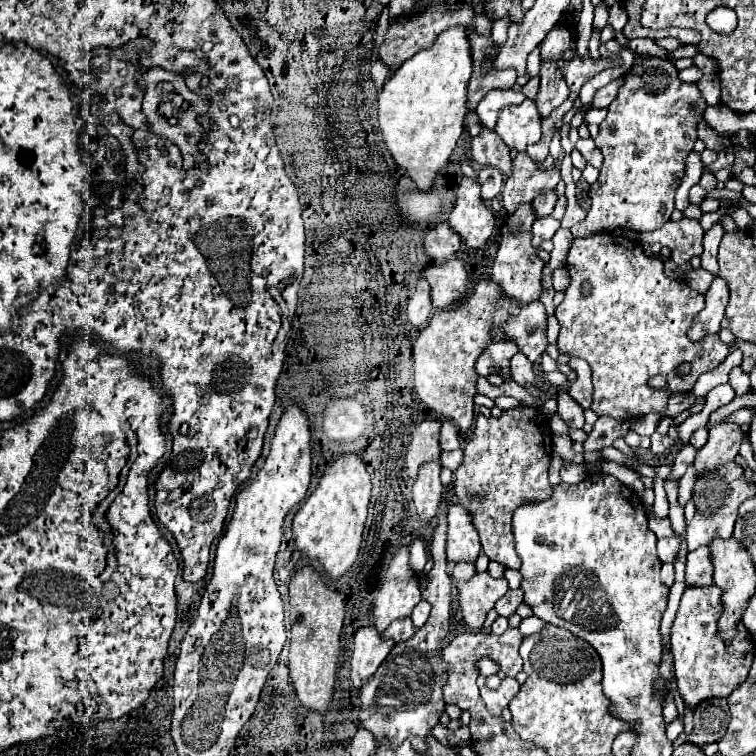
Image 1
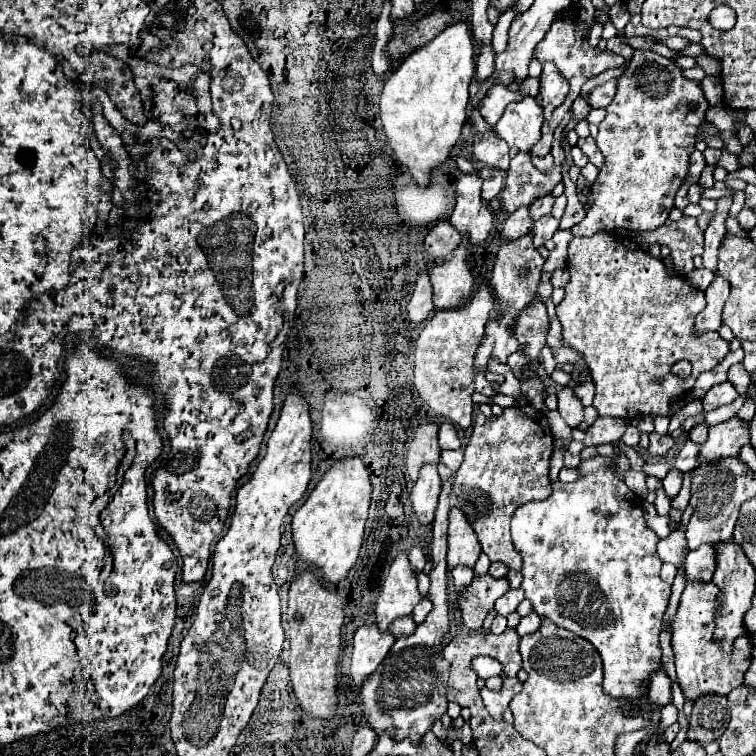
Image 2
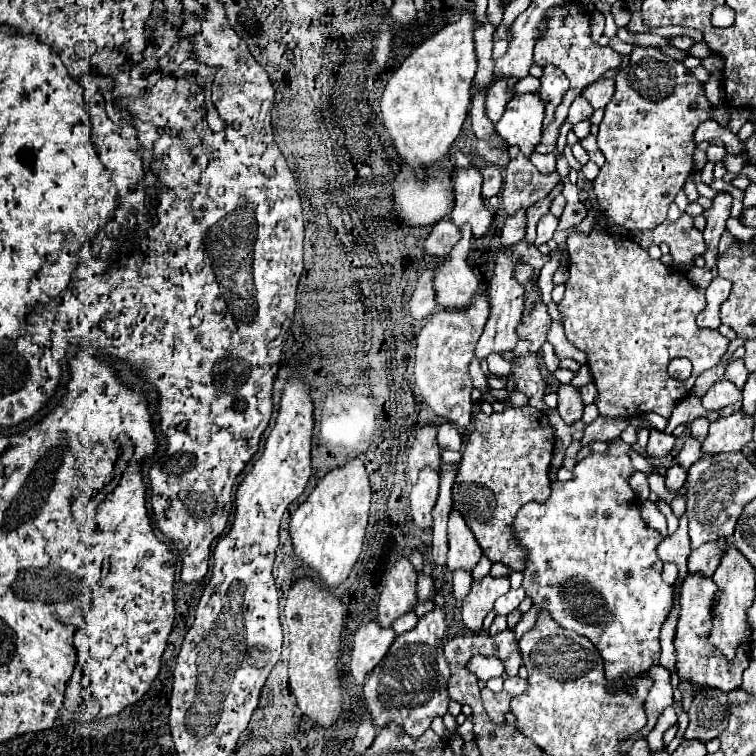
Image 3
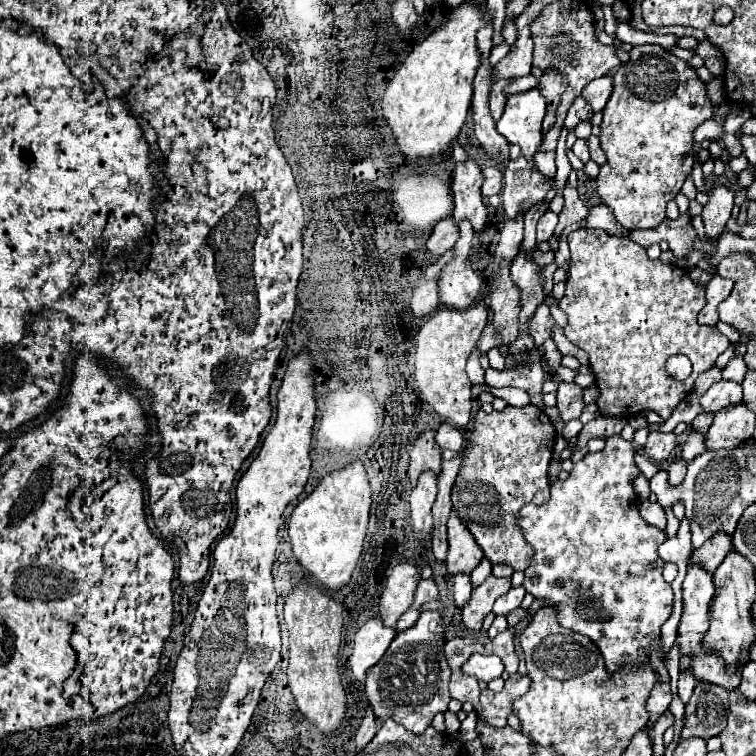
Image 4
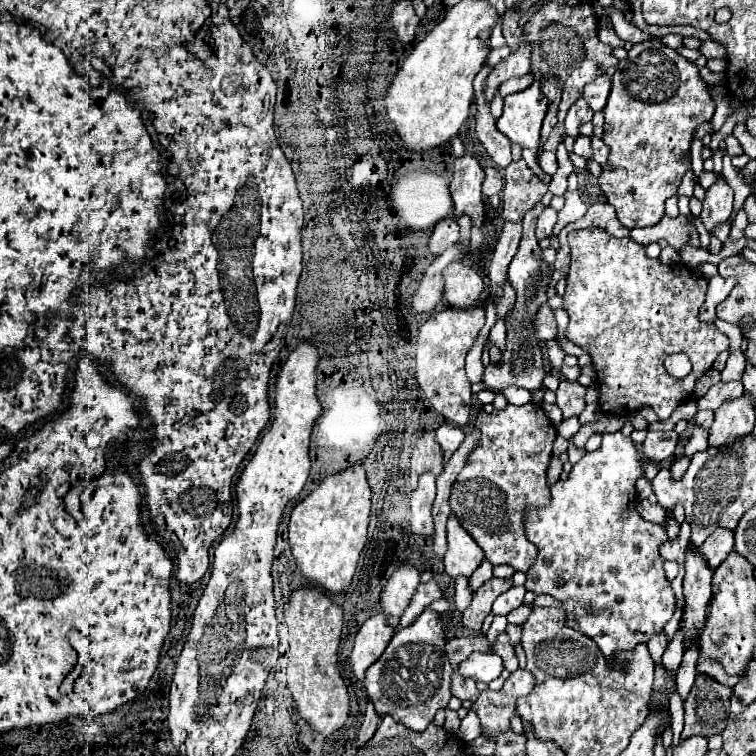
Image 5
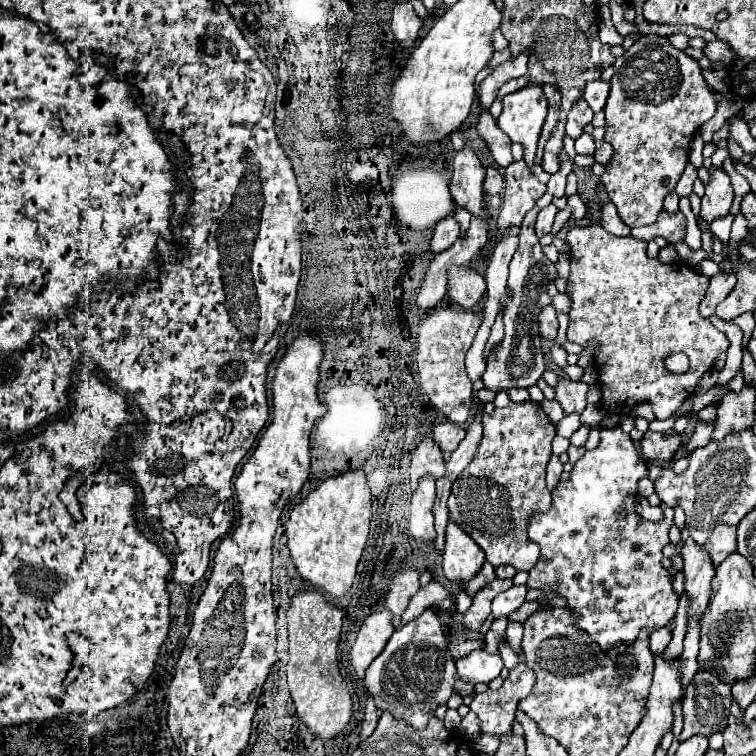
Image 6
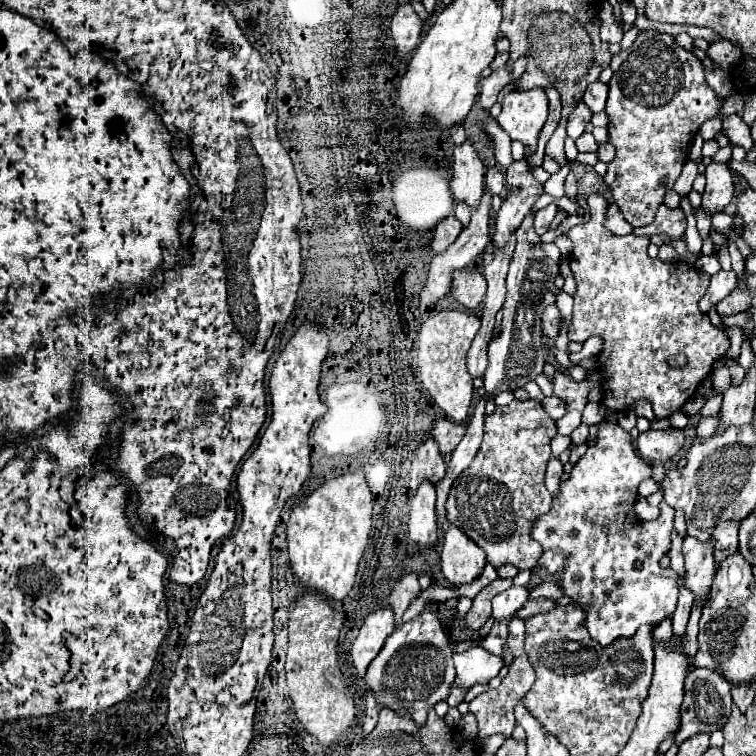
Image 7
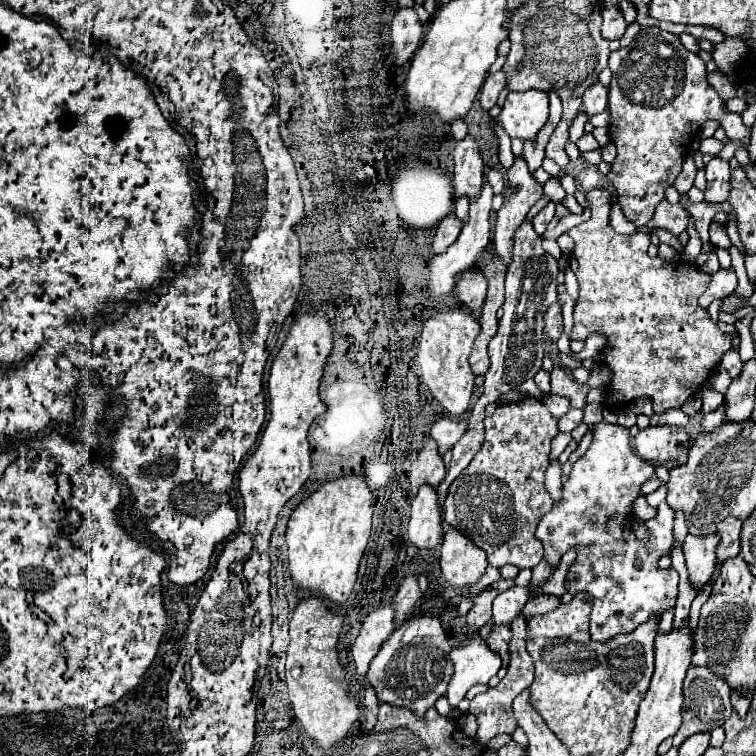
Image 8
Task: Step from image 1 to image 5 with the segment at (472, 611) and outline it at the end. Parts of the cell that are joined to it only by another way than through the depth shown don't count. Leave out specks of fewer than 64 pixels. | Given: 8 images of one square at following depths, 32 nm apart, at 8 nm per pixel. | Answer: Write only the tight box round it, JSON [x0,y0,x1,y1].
[462,578,512,630]

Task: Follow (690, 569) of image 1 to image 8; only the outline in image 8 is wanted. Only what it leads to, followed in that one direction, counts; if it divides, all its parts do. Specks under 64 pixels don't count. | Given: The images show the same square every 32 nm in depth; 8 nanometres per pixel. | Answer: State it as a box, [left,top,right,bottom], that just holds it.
[716,518,742,562]

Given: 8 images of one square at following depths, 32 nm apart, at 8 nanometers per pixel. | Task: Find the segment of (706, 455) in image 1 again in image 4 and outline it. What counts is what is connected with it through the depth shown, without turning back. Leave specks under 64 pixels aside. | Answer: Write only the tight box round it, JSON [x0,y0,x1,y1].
[704,402,754,450]

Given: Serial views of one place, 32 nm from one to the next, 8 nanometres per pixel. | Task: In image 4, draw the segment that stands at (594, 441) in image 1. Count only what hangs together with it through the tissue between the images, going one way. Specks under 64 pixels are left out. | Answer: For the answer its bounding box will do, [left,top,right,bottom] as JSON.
[576,416,628,448]

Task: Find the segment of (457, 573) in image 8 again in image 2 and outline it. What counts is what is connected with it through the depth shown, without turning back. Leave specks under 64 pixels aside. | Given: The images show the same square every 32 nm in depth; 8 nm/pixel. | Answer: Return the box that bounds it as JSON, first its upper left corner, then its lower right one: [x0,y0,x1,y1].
[448,508,480,566]

